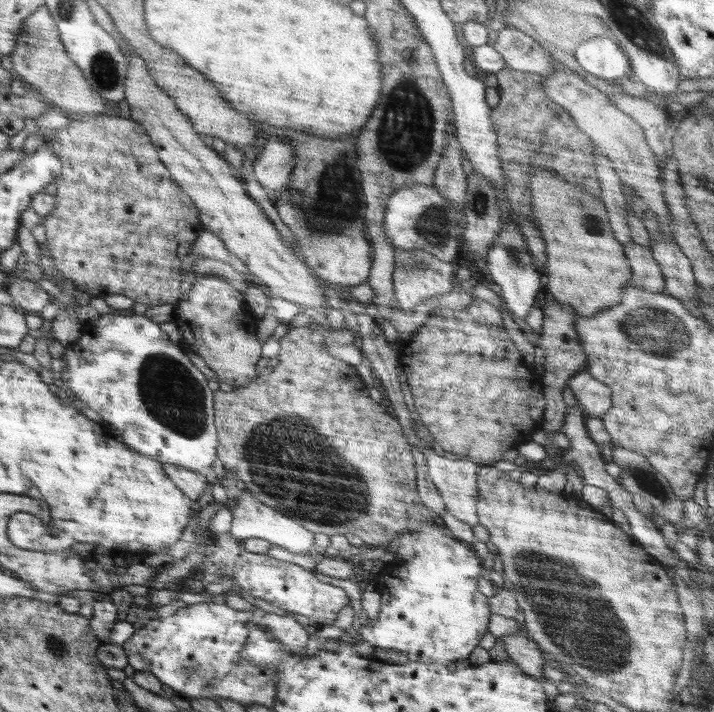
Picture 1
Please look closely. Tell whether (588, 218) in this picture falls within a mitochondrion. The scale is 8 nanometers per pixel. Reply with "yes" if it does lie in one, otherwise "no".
yes

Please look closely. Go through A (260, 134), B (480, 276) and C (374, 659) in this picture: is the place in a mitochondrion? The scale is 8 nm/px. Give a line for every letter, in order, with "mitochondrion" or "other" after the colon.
A: other
B: other
C: other

